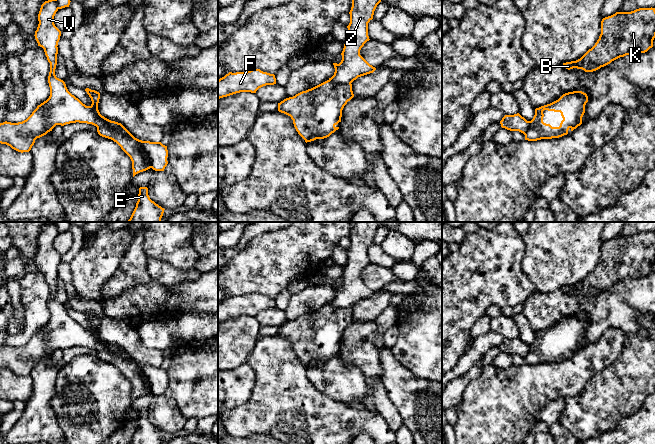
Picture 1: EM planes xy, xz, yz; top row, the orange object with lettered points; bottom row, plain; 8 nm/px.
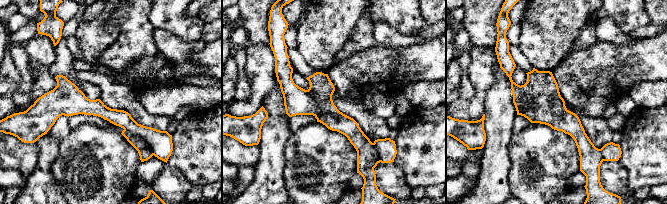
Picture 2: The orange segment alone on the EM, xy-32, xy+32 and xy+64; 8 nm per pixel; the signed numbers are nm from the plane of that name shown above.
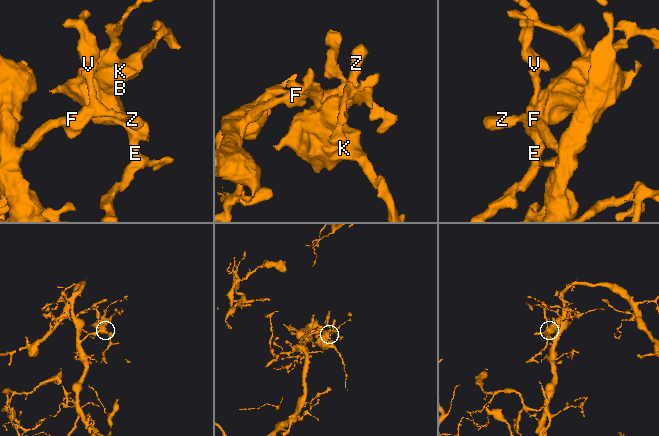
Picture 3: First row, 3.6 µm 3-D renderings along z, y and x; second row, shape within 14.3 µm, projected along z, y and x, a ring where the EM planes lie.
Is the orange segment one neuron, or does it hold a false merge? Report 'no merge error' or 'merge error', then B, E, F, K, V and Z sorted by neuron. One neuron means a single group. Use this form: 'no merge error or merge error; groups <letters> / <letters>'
merge error; groups B E K / F V Z

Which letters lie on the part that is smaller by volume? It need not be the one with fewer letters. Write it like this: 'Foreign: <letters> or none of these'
Foreign: B, E, K

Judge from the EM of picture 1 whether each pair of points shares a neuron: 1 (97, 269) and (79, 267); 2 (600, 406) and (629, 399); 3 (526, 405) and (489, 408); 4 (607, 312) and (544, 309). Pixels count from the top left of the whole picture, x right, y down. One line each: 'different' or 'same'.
1: same
2: same
3: same
4: same

